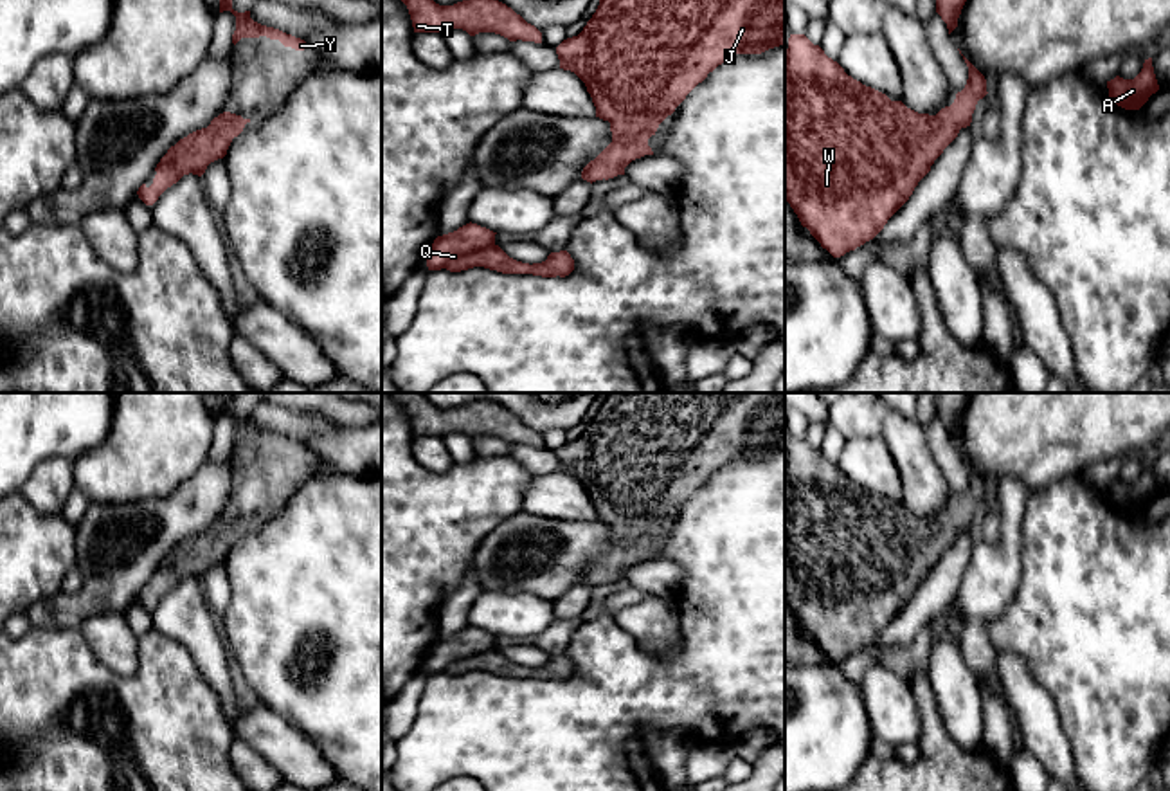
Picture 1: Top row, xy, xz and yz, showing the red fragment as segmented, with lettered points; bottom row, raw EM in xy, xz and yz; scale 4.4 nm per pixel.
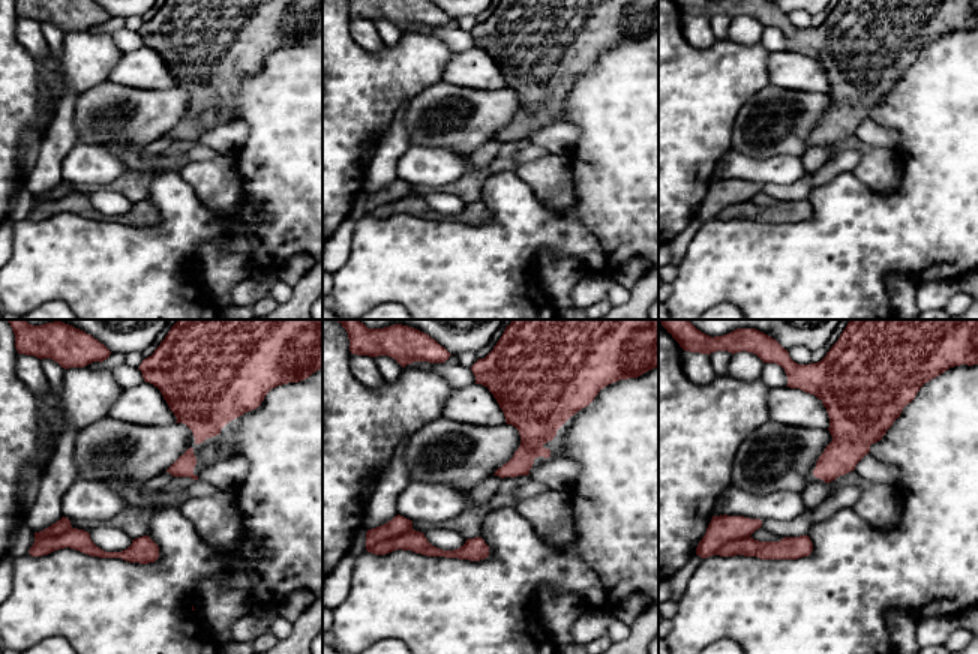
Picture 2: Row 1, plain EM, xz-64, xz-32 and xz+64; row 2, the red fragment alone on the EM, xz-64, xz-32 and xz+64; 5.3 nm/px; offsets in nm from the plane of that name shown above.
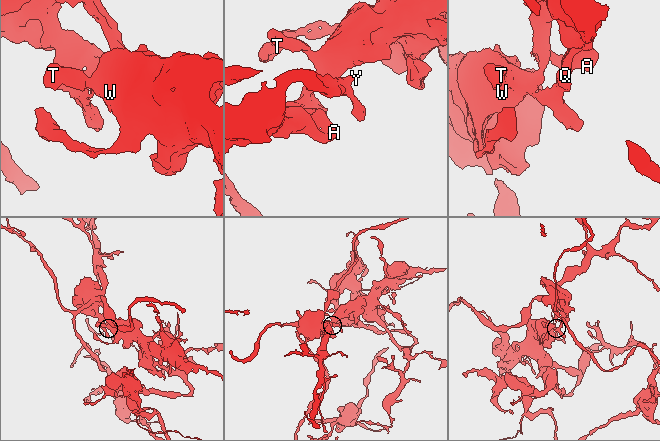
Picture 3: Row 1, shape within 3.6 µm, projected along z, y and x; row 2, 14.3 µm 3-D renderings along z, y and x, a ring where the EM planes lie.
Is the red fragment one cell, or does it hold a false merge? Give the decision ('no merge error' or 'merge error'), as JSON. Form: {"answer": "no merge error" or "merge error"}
{"answer": "no merge error"}

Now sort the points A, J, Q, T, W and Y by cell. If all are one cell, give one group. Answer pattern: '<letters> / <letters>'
A J Q T W Y

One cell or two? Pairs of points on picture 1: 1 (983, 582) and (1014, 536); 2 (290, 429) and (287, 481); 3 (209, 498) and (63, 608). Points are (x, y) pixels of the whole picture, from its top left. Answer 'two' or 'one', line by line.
1: one
2: two
3: one

